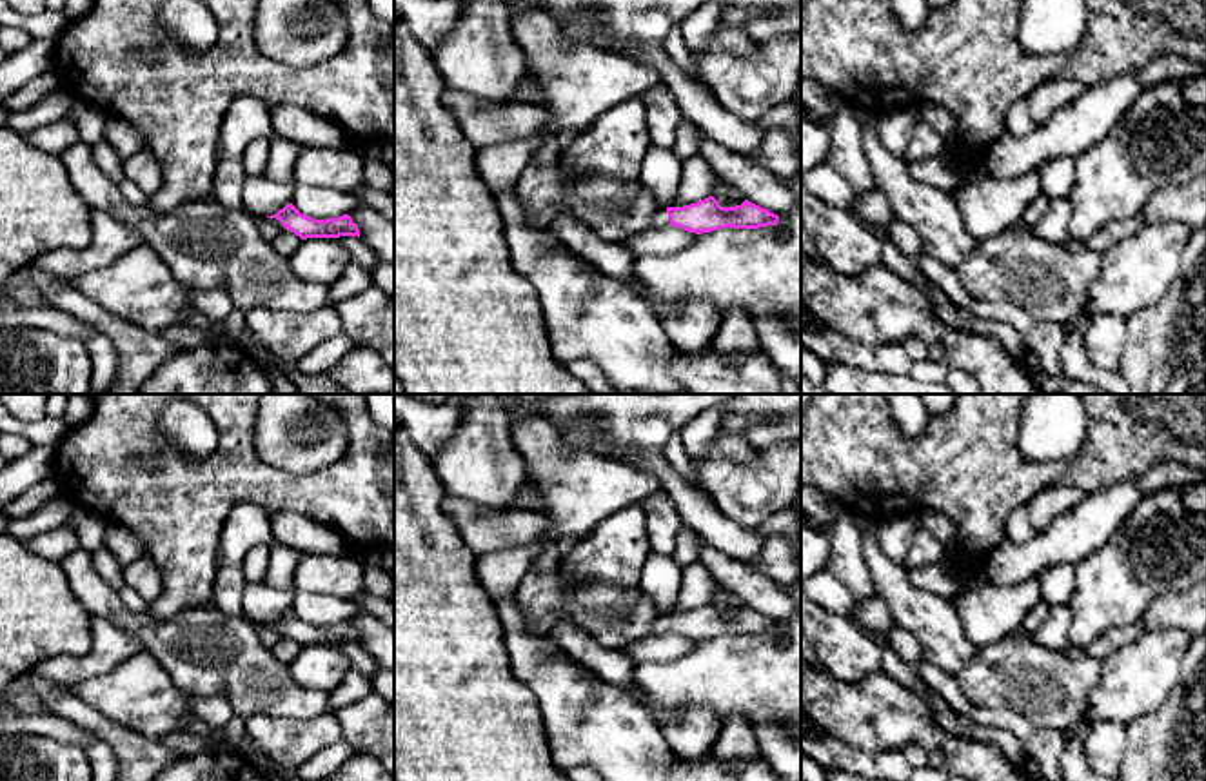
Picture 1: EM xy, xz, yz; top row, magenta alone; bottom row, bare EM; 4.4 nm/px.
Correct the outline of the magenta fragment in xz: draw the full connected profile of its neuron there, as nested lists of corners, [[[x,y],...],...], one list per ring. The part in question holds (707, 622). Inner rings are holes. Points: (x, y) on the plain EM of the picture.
[[[714,603],[683,614],[661,614],[650,636],[674,632],[688,639],[712,639],[725,634],[759,636],[777,632],[779,623],[745,607],[736,614],[721,614]]]

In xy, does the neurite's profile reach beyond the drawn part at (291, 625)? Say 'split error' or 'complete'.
complete

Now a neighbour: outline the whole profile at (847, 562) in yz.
[[[845,514],[828,534],[832,554],[826,567],[855,598],[866,601],[875,598],[875,583],[861,549],[861,529],[854,516]]]

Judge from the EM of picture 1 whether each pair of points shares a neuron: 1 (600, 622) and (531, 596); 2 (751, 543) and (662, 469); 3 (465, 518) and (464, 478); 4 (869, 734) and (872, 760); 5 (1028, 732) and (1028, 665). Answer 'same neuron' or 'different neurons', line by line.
1: same neuron
2: same neuron
3: different neurons
4: different neurons
5: different neurons

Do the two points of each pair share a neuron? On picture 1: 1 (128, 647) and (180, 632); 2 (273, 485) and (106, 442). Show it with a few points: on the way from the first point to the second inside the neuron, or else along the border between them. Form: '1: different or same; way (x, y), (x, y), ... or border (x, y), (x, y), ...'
1: different; border (106, 620), (124, 627), (144, 649)
2: same; way (229, 485), (144, 485)

